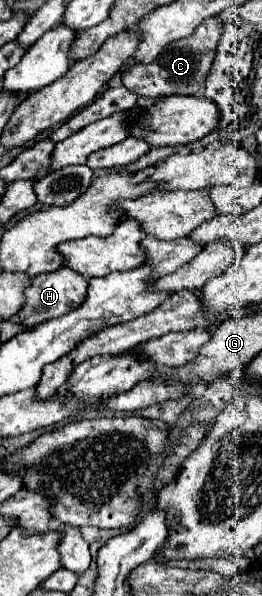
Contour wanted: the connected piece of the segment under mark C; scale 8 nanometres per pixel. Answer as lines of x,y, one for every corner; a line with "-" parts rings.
217,17
205,19
189,37
173,41
167,49
149,65
133,65
123,73
123,85
139,97
169,97
169,95
195,95
205,85
205,77
211,69
219,37
223,33

